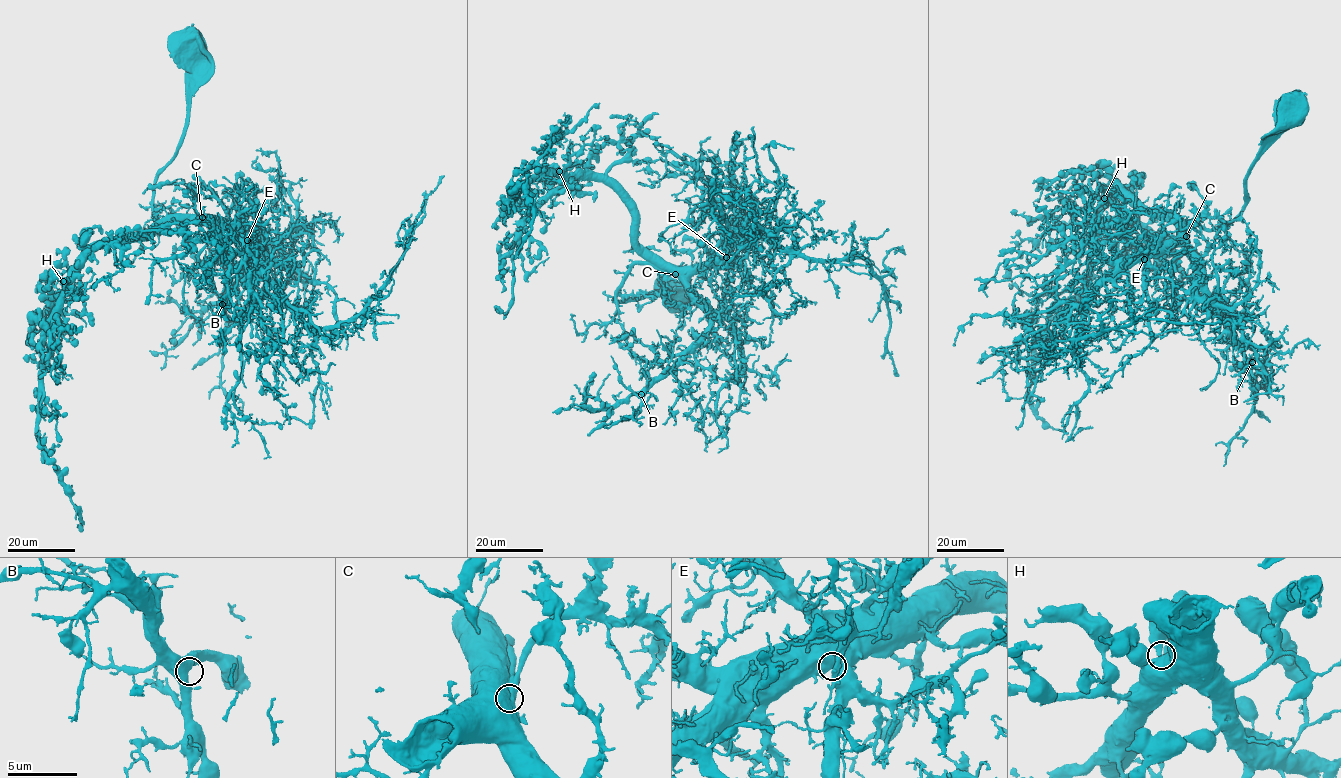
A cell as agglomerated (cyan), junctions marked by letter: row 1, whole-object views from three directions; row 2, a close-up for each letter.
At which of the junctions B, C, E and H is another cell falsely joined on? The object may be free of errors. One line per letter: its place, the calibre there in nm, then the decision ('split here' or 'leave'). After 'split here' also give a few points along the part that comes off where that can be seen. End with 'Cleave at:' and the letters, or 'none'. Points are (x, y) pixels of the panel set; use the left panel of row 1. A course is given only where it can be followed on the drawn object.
B: at (222, 304); 550 nm thick; leave
C: at (202, 217); 800 nm thick; leave
E: at (247, 240); 550 nm thick; leave
H: at (63, 281); 500 nm thick; leave
Cleave at: none

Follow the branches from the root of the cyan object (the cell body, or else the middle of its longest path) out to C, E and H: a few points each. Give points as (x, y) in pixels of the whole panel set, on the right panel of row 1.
C: (1290, 105), (1283, 109), (1279, 133), (1247, 178), (1241, 212), (1221, 227), (1188, 221), (1186, 236)
E: (1290, 105), (1283, 109), (1279, 133), (1247, 178), (1241, 212), (1221, 227), (1188, 221), (1172, 245), (1144, 259)
H: (1290, 105), (1247, 178), (1241, 212), (1225, 226), (1206, 229), (1135, 207), (1118, 185), (1104, 198)

